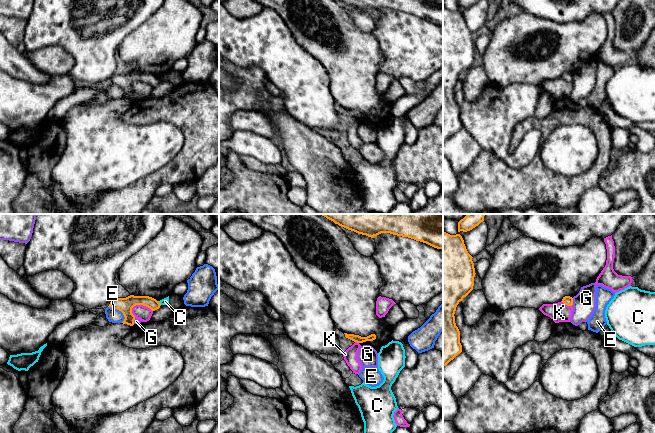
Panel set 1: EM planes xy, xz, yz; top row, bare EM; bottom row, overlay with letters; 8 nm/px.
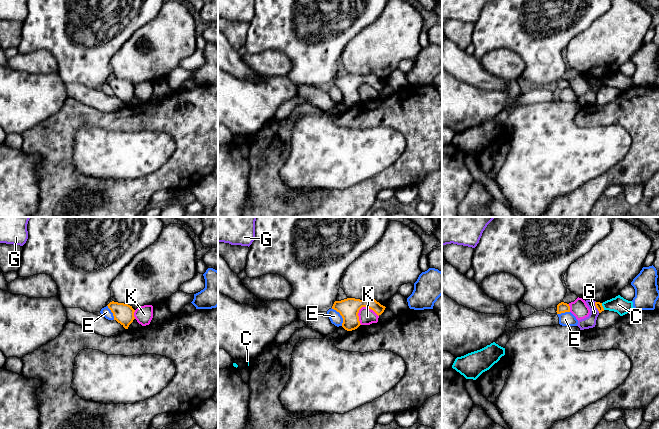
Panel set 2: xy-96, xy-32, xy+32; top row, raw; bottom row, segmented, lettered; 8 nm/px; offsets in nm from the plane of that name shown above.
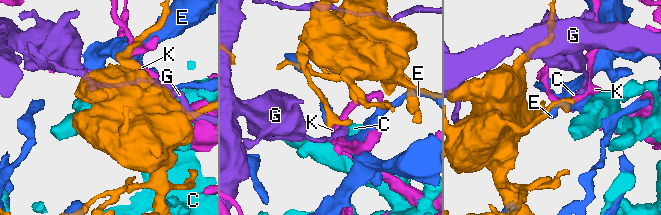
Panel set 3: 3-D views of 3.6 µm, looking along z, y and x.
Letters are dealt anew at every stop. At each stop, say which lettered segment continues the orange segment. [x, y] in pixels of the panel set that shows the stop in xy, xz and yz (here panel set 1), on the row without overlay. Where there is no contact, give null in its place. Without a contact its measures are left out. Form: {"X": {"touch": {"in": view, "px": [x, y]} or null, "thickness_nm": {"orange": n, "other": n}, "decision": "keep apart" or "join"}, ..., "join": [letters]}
{"C": {"touch": {"in": "xy", "px": [159, 79]}, "thickness_nm": {"orange": 100, "other": 60}, "decision": "keep apart"}, "E": {"touch": {"in": "xy", "px": [119, 86]}, "thickness_nm": {"orange": 120, "other": 110}, "decision": "keep apart"}, "G": {"touch": {"in": "yz", "px": [572, 78]}, "thickness_nm": {"orange": 80, "other": 190}, "decision": "keep apart"}, "K": {"touch": {"in": "xy", "px": [142, 80]}, "thickness_nm": {"orange": 120, "other": 120}, "decision": "keep apart"}, "join": []}

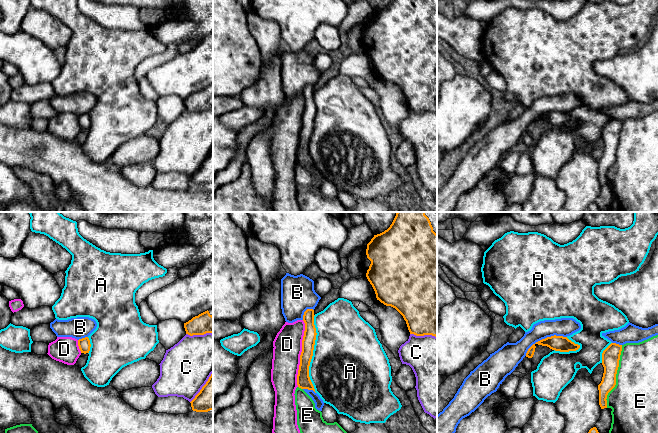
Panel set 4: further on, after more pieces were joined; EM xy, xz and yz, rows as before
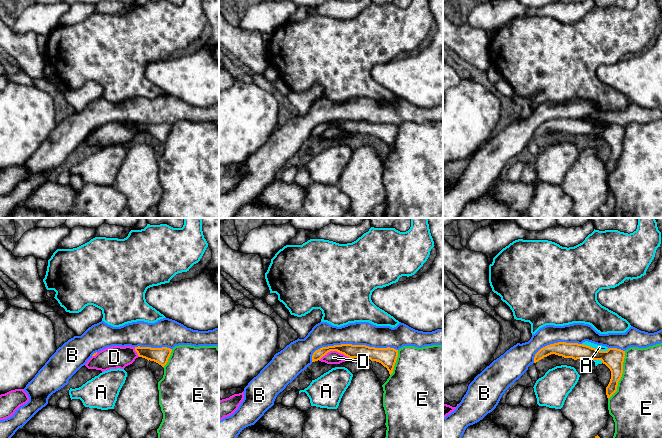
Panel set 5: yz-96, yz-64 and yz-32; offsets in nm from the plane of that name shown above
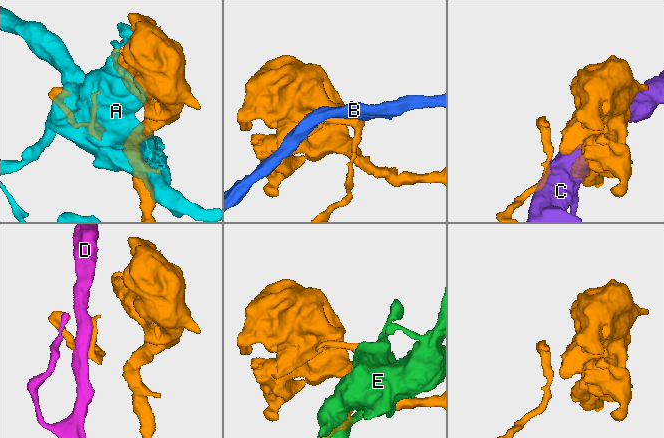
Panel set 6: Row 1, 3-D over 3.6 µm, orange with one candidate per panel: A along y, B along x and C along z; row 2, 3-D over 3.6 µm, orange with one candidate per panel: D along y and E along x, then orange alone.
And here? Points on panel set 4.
{"A": {"touch": {"in": "xz", "px": [312, 130]}, "thickness_nm": {"orange": 110, "other": 500}, "decision": "keep apart"}, "B": {"touch": {"in": "yz", "px": [545, 114]}, "thickness_nm": {"orange": 130, "other": 150}, "decision": "keep apart"}, "C": {"touch": {"in": "xy", "px": [202, 163]}, "thickness_nm": {"orange": 220, "other": 400}, "decision": "keep apart"}, "D": {"touch": {"in": "xz", "px": [301, 129]}, "thickness_nm": {"orange": 110, "other": 220}, "decision": "keep apart"}, "E": {"touch": {"in": "yz", "px": [615, 152]}, "thickness_nm": {"orange": 140, "other": 380}, "decision": "keep apart"}, "join": []}

